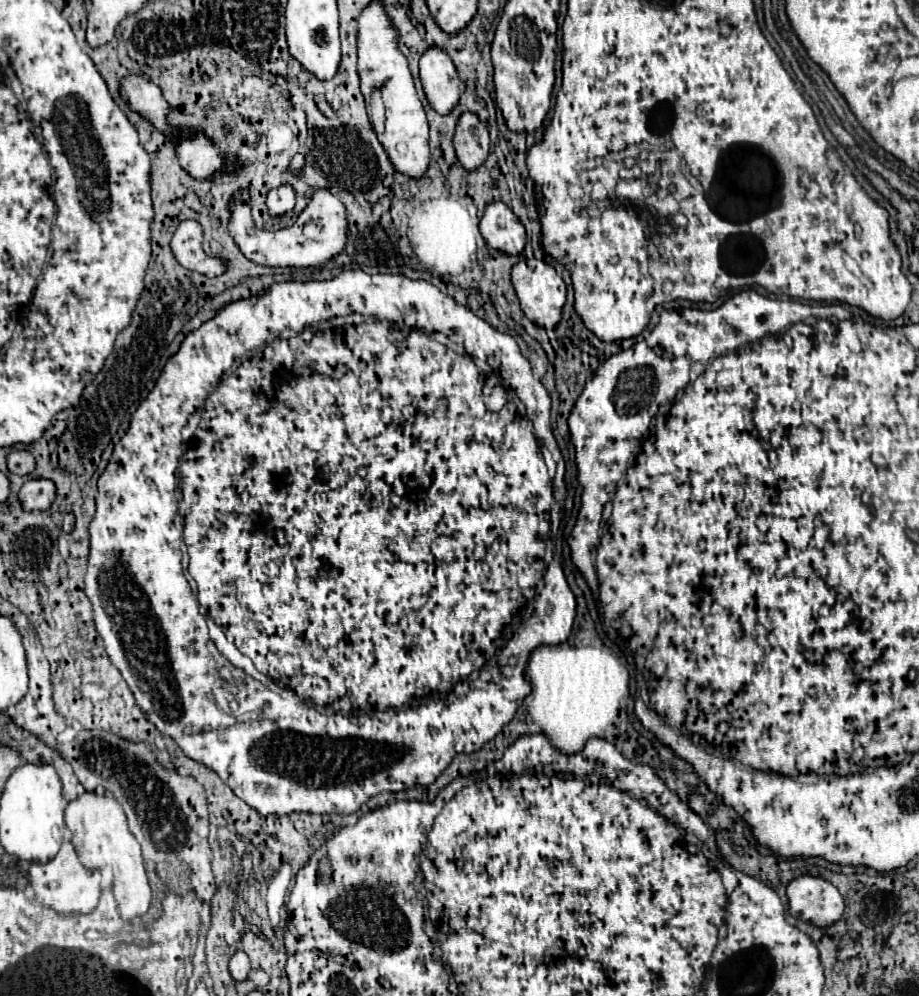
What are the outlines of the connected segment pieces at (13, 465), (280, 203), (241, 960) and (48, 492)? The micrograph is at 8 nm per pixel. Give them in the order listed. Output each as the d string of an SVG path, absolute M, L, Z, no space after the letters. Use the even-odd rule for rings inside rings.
M12 450L8 454L8 470L18 476L28 476L36 468L36 460L28 450Z
M280 186L280 188L276 188L276 190L272 190L268 194L268 202L266 204L268 204L270 214L278 216L278 214L284 214L284 212L292 210L294 202L296 202L294 190L290 186Z
M238 950L230 958L230 974L234 980L244 980L250 972L250 958L244 954L244 950Z
M28 480L20 490L24 510L48 510L56 498L56 484L52 480Z

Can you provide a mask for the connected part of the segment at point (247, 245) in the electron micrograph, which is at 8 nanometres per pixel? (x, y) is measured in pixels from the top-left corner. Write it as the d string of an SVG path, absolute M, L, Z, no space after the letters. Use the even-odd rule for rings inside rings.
M240 188L236 190L236 194L232 194L228 210L230 210L230 220L228 220L228 232L234 238L234 242L238 244L238 248L242 250L242 254L250 260L254 260L256 264L262 266L318 266L328 262L332 256L340 254L344 250L344 242L346 242L346 212L344 212L344 204L332 196L328 190L314 190L316 198L310 200L308 208L304 208L304 212L298 216L296 224L292 228L284 228L282 230L282 238L274 238L274 232L262 232L254 226L252 216L250 216L250 202L246 202L248 198L248 188Z

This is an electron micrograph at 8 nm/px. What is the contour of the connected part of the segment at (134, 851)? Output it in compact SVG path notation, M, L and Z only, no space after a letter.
M84 792L78 798L68 802L64 822L66 822L68 830L72 832L72 844L76 846L76 852L86 868L96 870L106 864L112 866L112 870L114 870L112 890L118 900L122 918L132 918L132 916L144 914L150 908L152 890L148 886L148 878L144 872L140 844L136 842L134 834L128 830L126 814L122 810L120 802L116 802L116 798L110 792L104 792L104 794Z

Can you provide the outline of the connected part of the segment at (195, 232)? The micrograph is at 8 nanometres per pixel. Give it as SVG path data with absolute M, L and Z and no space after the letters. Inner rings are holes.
M184 220L180 222L180 226L176 228L174 236L172 236L172 252L176 256L176 260L190 270L196 270L200 274L206 276L214 276L214 274L222 274L224 272L224 262L218 258L210 258L204 254L202 250L202 232L200 232L200 224L194 220Z

